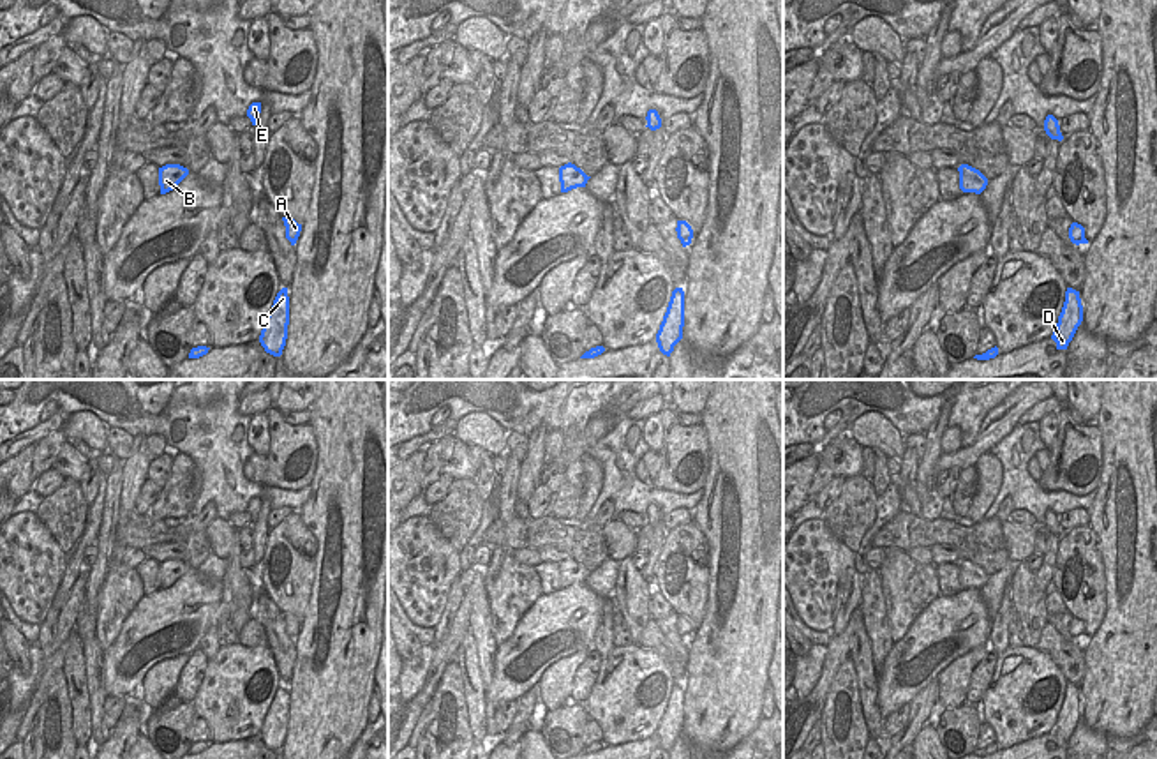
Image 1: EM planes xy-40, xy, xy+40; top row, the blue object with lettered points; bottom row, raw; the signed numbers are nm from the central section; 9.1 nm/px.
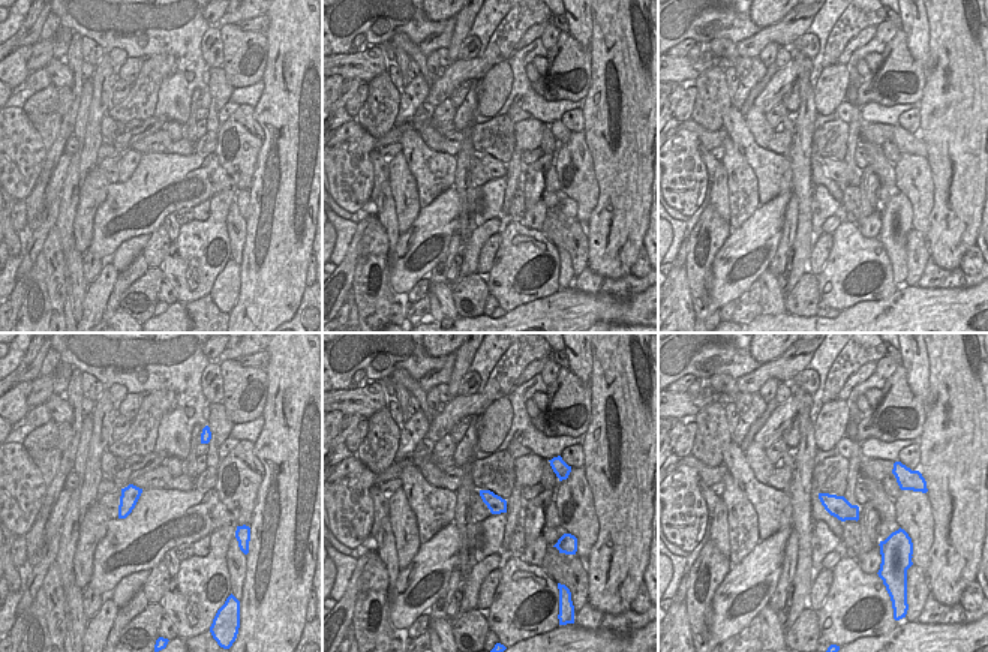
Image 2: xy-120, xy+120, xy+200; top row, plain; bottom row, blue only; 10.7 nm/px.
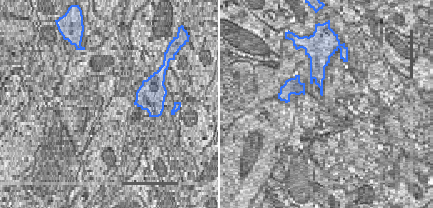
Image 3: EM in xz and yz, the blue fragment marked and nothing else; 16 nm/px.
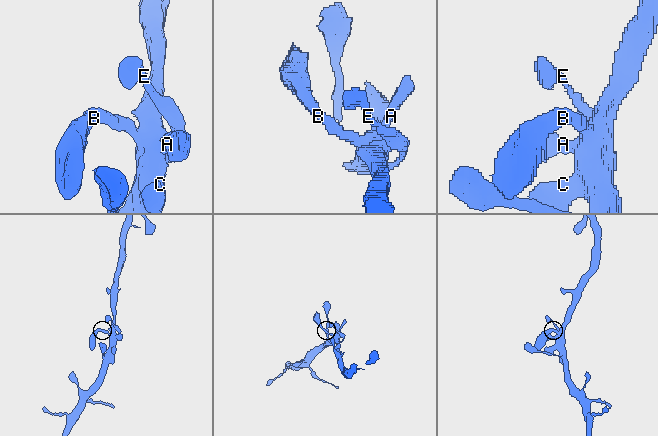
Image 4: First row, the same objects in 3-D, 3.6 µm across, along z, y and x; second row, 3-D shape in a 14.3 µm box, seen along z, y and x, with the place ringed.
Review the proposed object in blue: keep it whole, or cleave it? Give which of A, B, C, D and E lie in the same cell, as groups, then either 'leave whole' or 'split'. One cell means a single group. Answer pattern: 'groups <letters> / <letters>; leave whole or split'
groups A B C D E; leave whole

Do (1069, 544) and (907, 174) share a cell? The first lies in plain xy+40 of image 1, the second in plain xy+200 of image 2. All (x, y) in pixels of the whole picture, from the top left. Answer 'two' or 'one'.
one

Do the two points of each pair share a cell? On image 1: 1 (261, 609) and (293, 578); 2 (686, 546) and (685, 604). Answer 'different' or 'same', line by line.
1: different
2: same

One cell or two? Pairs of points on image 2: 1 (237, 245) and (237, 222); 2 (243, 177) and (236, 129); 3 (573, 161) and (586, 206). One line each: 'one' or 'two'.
1: one
2: one
3: one

